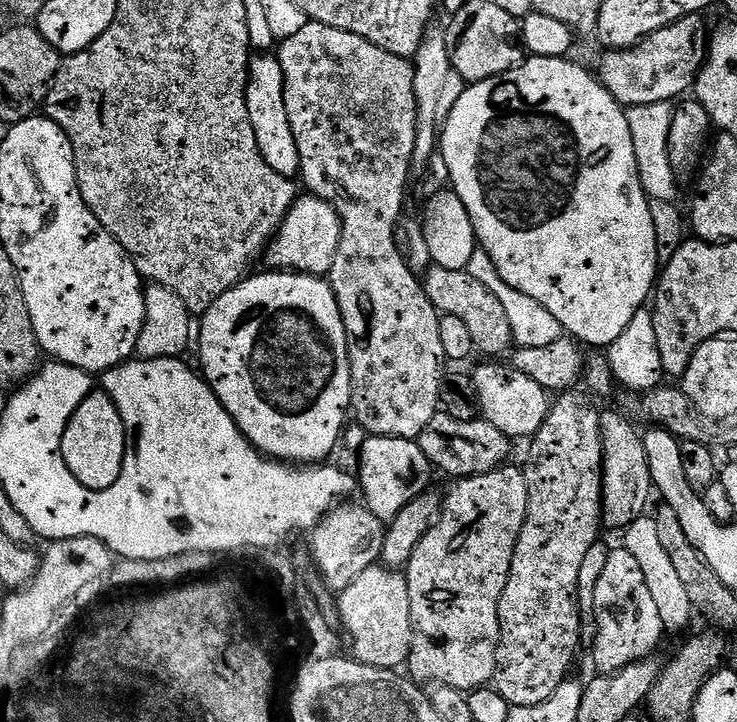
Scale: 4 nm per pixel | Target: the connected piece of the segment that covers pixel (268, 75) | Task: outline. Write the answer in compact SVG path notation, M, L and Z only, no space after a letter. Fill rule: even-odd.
M256 54L248 61L246 110L250 110L250 126L254 126L254 138L258 141L258 150L262 150L262 158L266 158L266 166L270 166L270 170L277 174L296 178L300 174L298 142L294 142L290 117L286 115L282 66L275 55L268 55L272 54Z

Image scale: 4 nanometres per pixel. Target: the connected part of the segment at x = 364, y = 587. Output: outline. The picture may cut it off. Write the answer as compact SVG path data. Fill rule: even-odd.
M385 566L362 570L338 596L339 623L343 635L352 643L351 655L375 668L400 670L408 663L412 645L412 615L408 577L403 571Z

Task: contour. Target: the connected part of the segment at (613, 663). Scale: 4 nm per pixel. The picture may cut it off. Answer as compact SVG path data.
M616 546L609 551L606 568L602 570L602 578L598 578L598 586L594 590L594 621L596 620L596 637L592 640L592 660L601 673L617 672L622 666L630 666L639 660L647 660L660 644L660 635L665 635L662 618L658 618L658 606L650 594L650 586L646 586L646 578L642 578L642 570L638 570L638 562L634 554L630 554L623 546Z

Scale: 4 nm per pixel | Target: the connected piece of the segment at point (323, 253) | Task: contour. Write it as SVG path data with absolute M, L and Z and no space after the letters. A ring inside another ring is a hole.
M311 194L301 195L292 204L280 229L272 237L266 249L267 267L286 272L303 272L305 276L327 277L334 266L334 254L338 254L340 219L324 200Z

